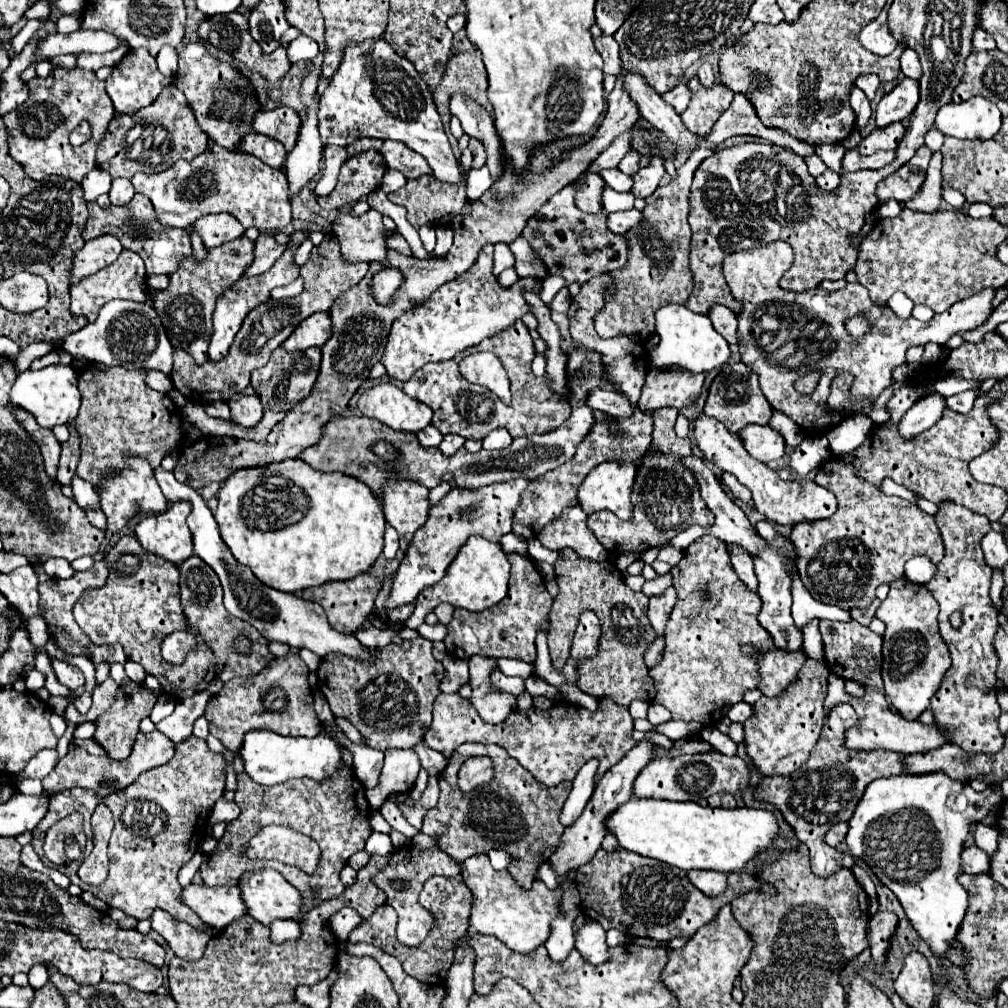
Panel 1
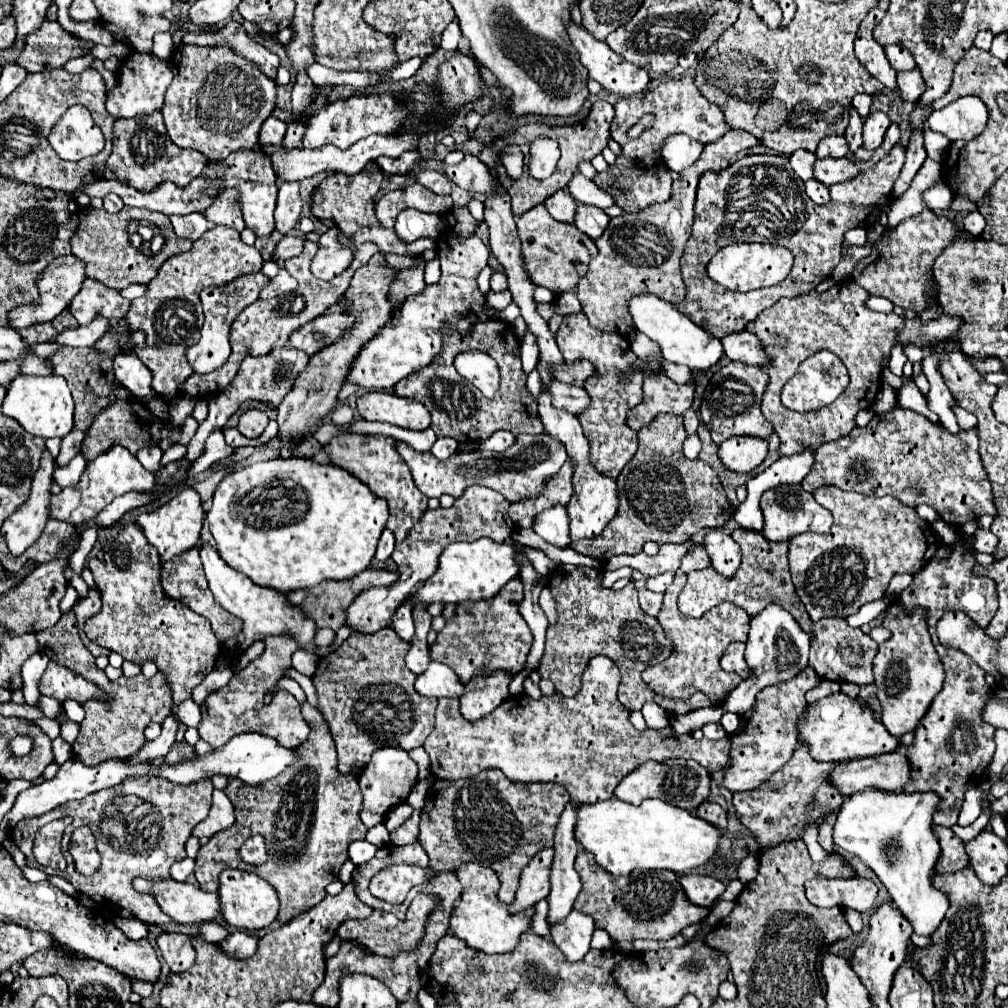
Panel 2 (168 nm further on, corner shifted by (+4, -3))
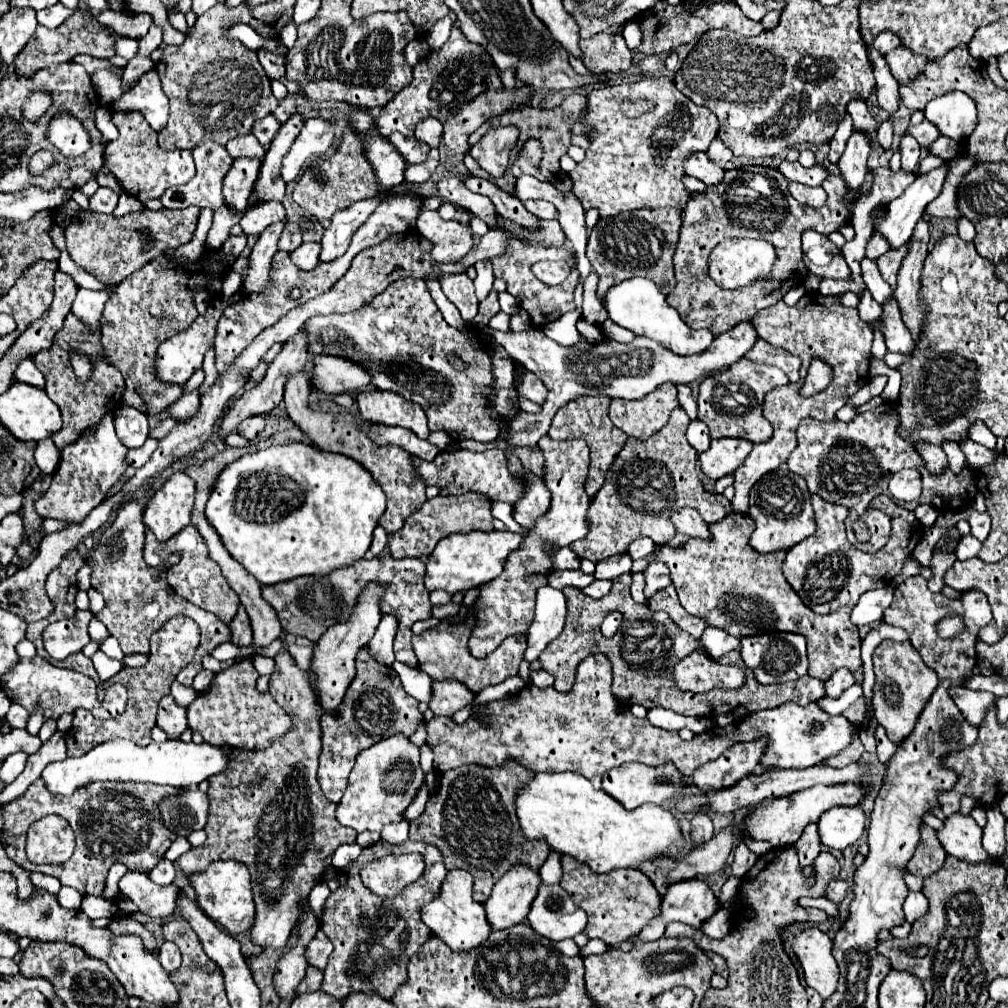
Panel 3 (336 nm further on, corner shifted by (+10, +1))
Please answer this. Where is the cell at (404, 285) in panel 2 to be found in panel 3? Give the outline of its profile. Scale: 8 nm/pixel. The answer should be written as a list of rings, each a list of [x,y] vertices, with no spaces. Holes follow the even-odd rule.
[[[412,278],[394,282],[394,286],[388,286],[376,302],[364,306],[364,310],[312,318],[306,326],[310,334],[310,356],[330,354],[364,366],[378,390],[390,390],[420,404],[432,432],[444,430],[452,436],[478,442],[496,440],[500,420],[492,418],[492,412],[484,406],[482,398],[482,392],[492,384],[492,360],[484,340],[478,336],[482,348],[472,350],[468,338],[444,322],[424,282],[412,282]],[[450,356],[460,358],[464,370],[456,370]]]

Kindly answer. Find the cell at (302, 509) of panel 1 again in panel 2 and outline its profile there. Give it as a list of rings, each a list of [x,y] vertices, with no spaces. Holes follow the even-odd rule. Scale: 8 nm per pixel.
[[[276,458],[228,474],[214,492],[206,520],[218,554],[234,570],[246,574],[258,586],[290,594],[298,588],[314,588],[324,580],[348,580],[366,570],[386,528],[388,506],[340,466],[318,464],[312,458]]]

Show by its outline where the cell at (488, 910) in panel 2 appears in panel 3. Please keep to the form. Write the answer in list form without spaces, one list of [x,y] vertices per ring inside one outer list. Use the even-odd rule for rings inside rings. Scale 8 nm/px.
[[[450,870],[440,886],[438,896],[420,908],[422,922],[432,930],[432,934],[458,952],[480,946],[480,942],[486,942],[488,934],[492,932],[484,914],[484,906],[472,900],[472,882],[474,878],[466,870]]]

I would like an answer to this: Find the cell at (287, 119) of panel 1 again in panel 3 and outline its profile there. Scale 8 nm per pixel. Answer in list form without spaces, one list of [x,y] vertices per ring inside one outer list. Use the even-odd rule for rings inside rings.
[[[266,116],[262,120],[256,120],[252,126],[252,134],[258,138],[258,142],[262,146],[272,142],[272,138],[278,134],[278,130],[280,130],[280,122],[274,116]]]

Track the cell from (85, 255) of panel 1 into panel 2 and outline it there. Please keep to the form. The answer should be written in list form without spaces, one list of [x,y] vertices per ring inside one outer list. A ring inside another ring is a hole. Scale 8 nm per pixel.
[[[74,254],[54,258],[54,262],[50,266],[46,266],[46,270],[38,278],[40,302],[36,306],[18,306],[18,308],[14,308],[8,314],[10,326],[12,328],[28,328],[34,322],[42,322],[42,320],[48,322],[48,320],[56,318],[64,308],[68,308],[70,300],[80,292],[80,286],[84,284],[84,280],[86,280],[86,262],[82,262]]]

